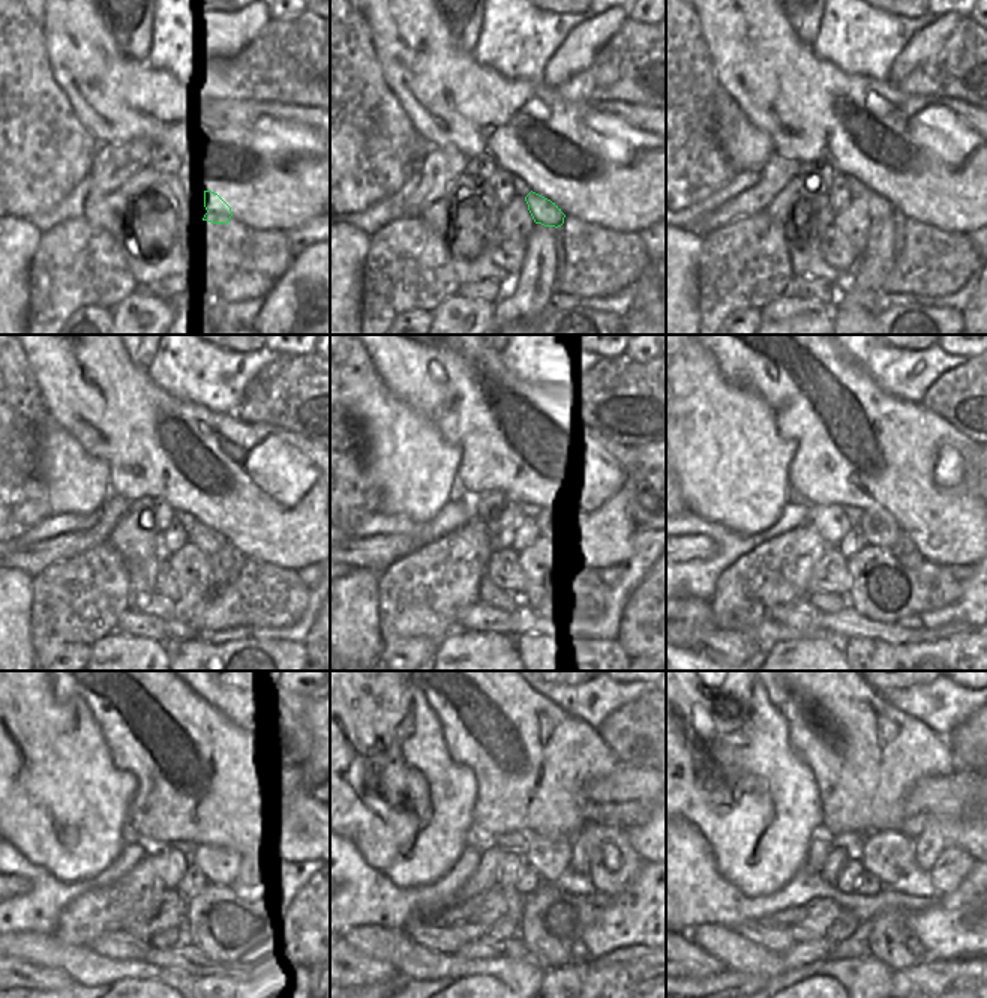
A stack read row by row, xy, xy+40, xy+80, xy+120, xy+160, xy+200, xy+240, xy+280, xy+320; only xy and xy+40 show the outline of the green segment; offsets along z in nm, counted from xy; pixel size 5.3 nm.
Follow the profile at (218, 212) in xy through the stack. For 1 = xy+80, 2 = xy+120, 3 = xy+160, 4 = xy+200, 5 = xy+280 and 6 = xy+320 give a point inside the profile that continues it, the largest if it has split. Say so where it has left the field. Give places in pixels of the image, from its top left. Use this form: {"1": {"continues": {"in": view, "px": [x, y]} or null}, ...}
{"1": {"continues": {"in": "xy+80", "px": [879, 209]}}, "2": {"continues": {"in": "xy+120", "px": [209, 541]}}, "3": {"continues": {"in": "xy+160", "px": [546, 532]}}, "4": {"continues": {"in": "xy+200", "px": [881, 529]}}, "5": {"continues": {"in": "xy+280", "px": [551, 857]}}, "6": {"continues": {"in": "xy+320", "px": [885, 853]}}}

